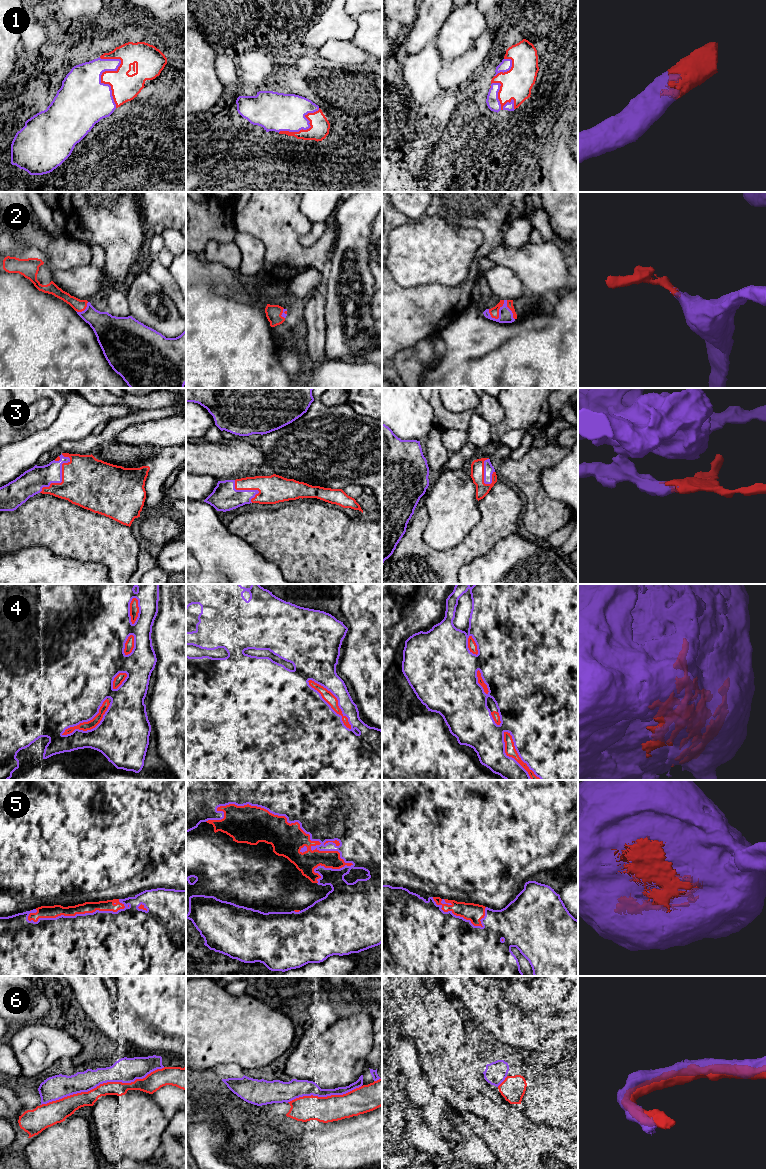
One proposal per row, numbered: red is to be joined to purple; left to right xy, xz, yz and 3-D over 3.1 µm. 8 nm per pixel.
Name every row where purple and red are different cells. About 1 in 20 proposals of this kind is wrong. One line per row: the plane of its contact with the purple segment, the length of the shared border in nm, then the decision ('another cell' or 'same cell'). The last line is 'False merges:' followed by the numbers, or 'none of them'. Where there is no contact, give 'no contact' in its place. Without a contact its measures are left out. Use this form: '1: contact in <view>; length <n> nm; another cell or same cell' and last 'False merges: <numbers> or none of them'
1: contact in xy; length 440 nm; same cell
2: contact in yz; length 180 nm; same cell
3: contact in xy; length 380 nm; same cell
4: contact in xz; length 550 nm; same cell
5: contact in xz; length 1250 nm; same cell
6: contact in xy; length 1050 nm; same cell
False merges: none of them

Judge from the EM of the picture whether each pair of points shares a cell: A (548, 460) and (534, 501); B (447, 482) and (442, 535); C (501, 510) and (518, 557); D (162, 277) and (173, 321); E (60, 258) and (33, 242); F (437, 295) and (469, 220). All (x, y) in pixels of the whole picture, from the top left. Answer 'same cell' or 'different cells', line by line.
A: same cell
B: same cell
C: different cells
D: different cells
E: same cell
F: same cell

